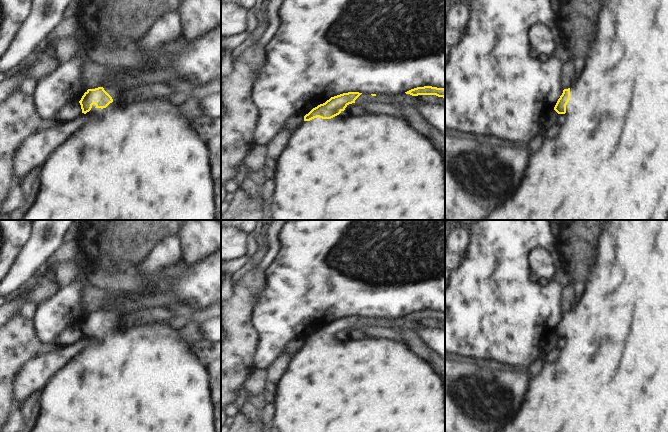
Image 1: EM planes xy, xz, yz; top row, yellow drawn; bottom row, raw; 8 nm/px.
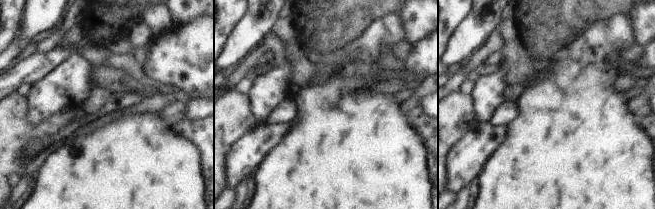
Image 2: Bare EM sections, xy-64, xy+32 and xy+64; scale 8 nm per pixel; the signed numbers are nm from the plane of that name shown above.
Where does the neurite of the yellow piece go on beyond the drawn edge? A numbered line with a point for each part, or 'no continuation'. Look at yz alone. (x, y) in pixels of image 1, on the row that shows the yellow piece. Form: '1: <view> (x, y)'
1: yz (609, 161)

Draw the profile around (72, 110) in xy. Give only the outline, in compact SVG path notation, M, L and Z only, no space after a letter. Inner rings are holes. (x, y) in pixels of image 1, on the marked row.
M72 102L66 104L65 108L56 115L56 118L57 121L65 123L74 120L76 117L79 117L81 113L82 109L80 103Z

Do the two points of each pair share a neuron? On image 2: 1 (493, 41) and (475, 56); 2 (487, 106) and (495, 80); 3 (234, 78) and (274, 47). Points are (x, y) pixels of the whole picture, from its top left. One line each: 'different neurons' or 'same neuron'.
1: same neuron
2: same neuron
3: same neuron

